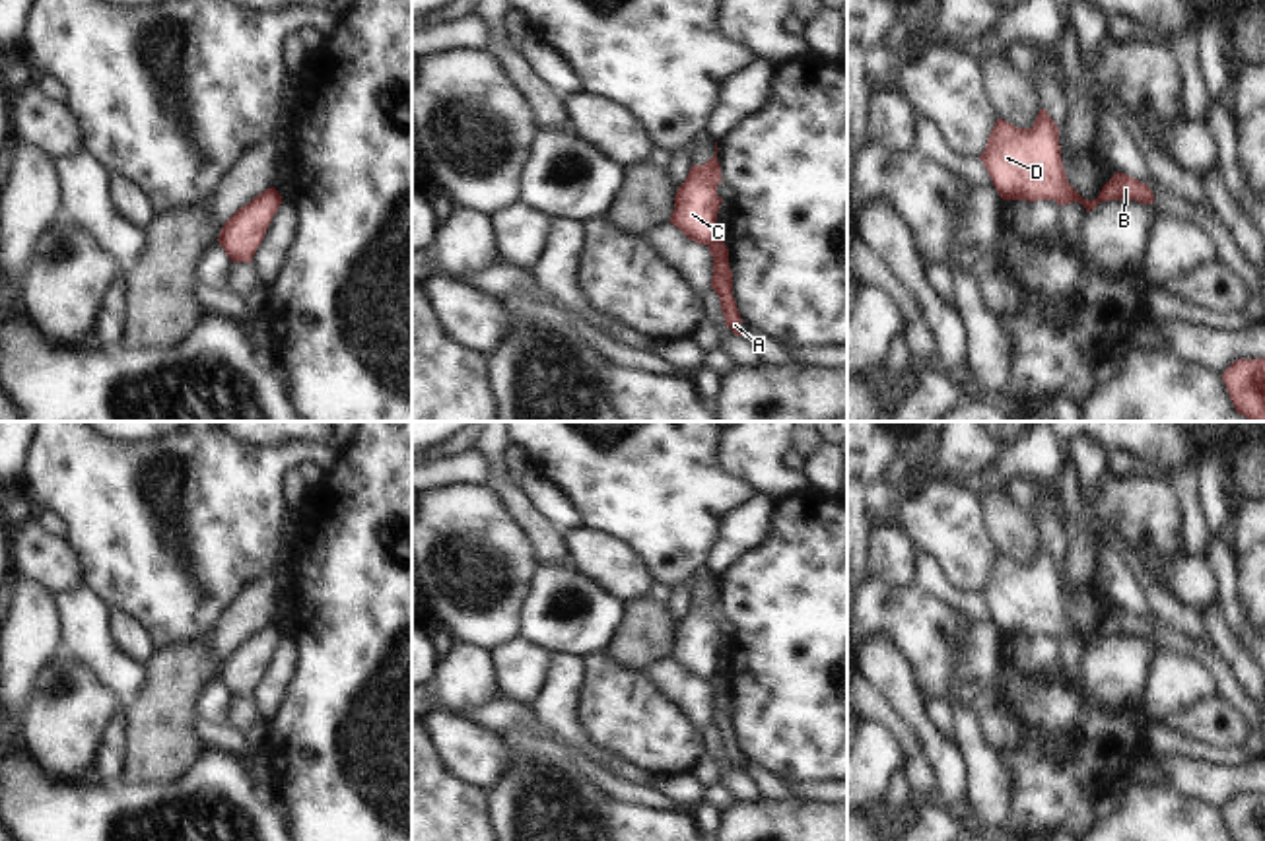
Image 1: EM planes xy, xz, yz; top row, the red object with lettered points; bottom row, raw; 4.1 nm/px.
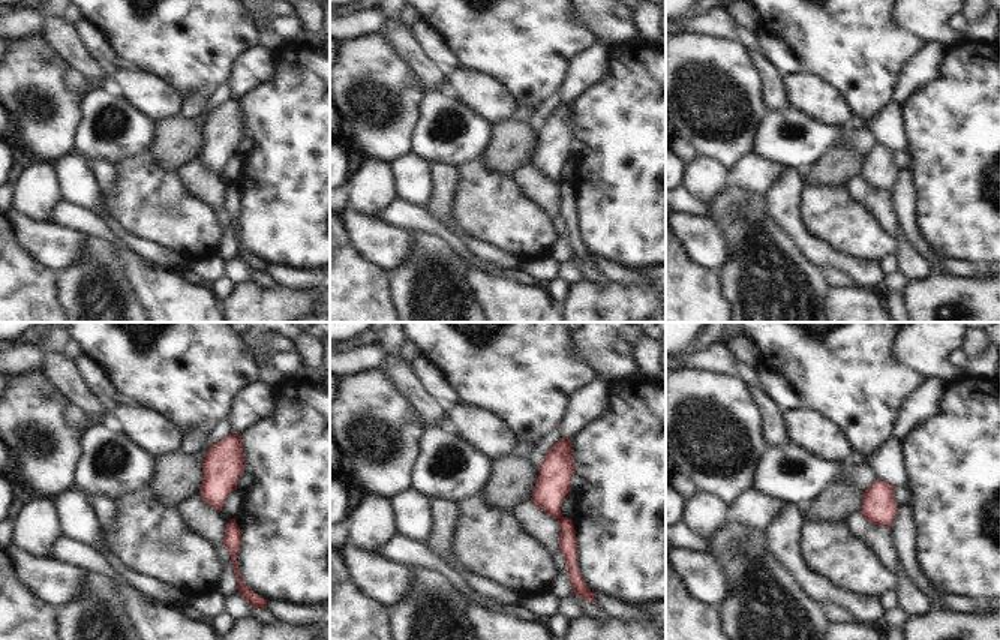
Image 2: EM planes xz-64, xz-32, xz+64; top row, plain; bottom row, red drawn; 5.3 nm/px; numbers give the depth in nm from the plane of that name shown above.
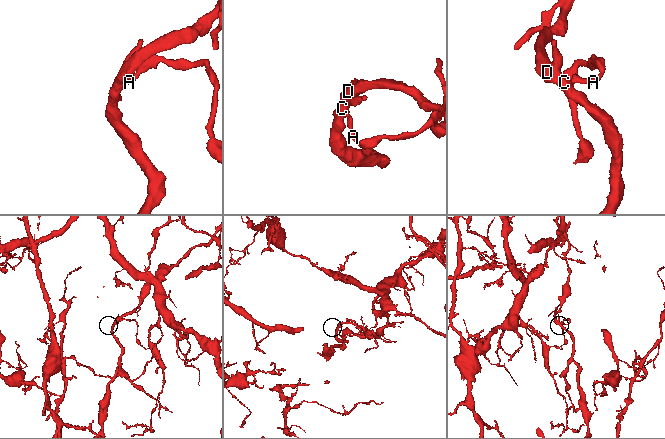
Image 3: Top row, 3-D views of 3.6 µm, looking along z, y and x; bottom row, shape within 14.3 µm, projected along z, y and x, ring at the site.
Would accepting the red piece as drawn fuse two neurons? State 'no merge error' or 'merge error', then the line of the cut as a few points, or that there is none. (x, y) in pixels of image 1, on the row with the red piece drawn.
merge error; cut xz (716, 237), (708, 245)

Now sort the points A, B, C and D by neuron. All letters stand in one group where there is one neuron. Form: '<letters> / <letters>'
A B / C D

